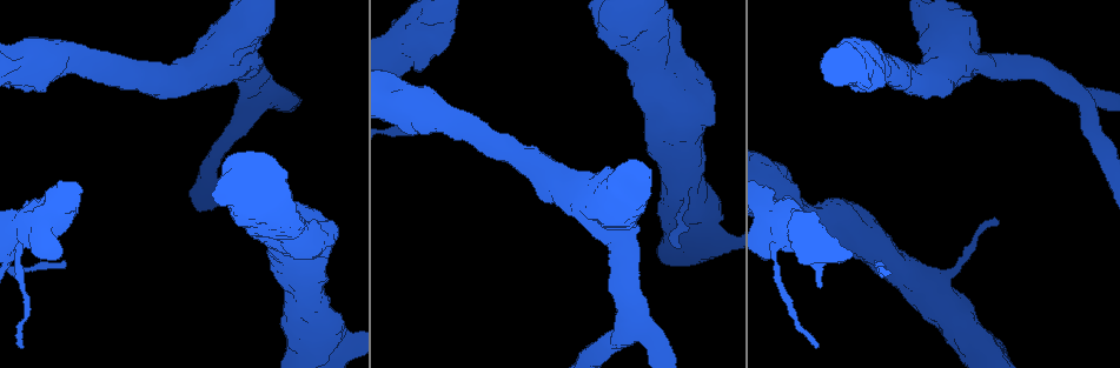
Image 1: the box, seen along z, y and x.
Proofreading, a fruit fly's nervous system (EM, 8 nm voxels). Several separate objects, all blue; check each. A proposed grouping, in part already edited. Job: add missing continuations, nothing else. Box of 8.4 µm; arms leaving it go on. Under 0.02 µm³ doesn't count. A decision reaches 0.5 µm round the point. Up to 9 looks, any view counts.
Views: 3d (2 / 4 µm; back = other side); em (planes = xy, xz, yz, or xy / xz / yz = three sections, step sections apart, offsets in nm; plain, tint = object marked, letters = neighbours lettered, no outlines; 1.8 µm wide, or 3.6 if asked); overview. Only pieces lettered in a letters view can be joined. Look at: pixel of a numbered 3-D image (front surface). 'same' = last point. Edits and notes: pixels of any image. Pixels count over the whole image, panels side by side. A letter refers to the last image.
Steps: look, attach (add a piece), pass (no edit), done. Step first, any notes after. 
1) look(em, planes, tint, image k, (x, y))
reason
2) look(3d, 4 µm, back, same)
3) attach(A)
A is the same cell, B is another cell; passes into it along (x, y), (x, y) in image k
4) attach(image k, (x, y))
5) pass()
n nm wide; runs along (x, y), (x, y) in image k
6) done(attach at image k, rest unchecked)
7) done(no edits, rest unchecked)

look(em, 3.6 µm, planes, letters, image 1, (17, 67))
branch stops here

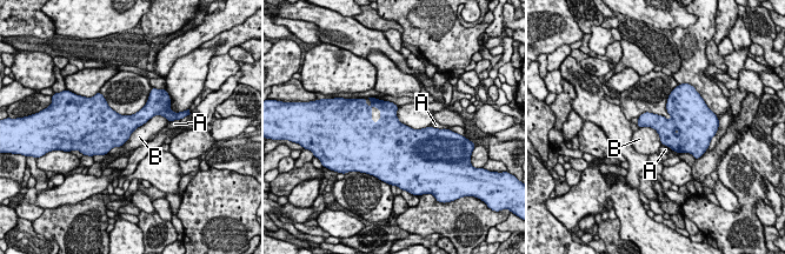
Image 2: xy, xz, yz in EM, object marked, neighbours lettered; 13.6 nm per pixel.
pass()
A and B are other cells; border along (168, 120), (153, 115), (120, 146) in image 2; none of them fits

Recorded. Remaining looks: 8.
look(3d, 4 µm, image 1, (24, 242))
sudden change in width

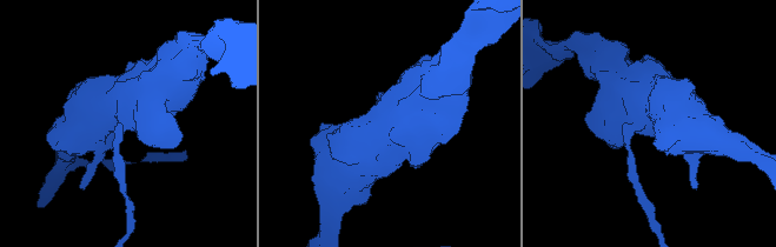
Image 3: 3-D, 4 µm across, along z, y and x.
look(em, 3.6 µm, xy, step 4, tint, image 3, (637, 121))
need the tissue

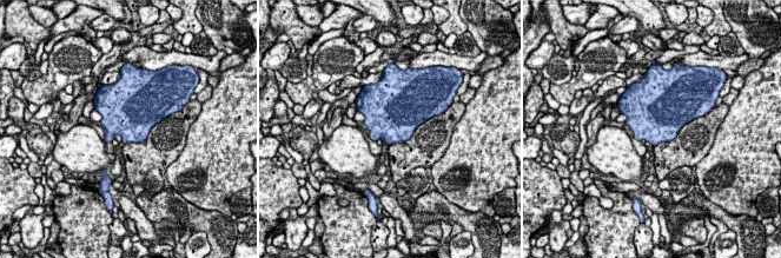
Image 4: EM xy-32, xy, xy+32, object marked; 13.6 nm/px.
look(em, 3.6 µm, planes, letters, same)

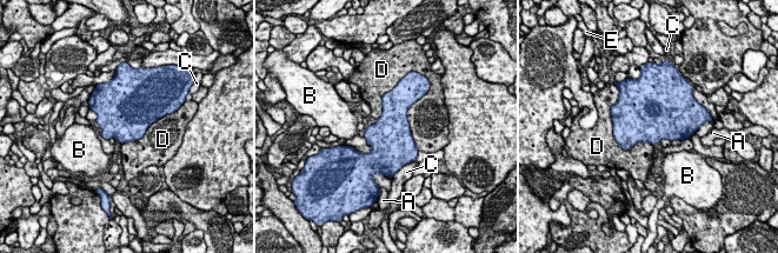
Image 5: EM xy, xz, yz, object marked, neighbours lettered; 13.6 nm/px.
pass()
A, B, C, D and E are other cells; border along (611, 117), (622, 147), (653, 146) in image 5; none of them fits

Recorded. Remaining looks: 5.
look(3d, 4 µm, image 1, (680, 247))
an open end

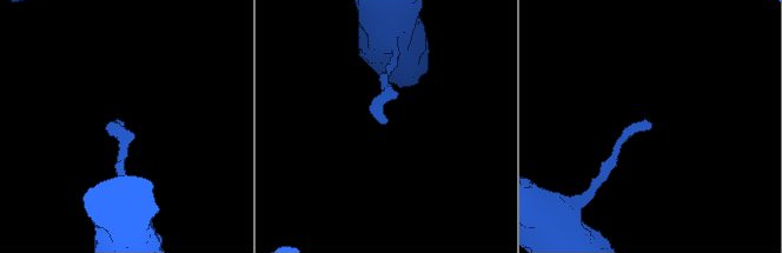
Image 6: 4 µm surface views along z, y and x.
look(em, planes, letters, image 6, (123, 122))
now the EM

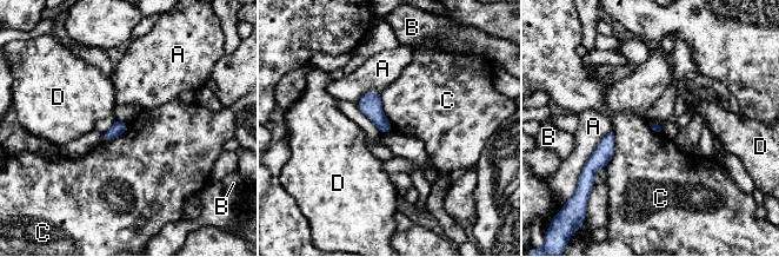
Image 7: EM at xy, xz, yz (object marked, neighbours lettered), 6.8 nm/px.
pass()
A, B, C and D are other cells; border along (380, 93), (384, 116), (393, 129) in image 7; none of them fits

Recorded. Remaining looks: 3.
look(3d, 4 µm, image 1, (237, 67))
calibre changes

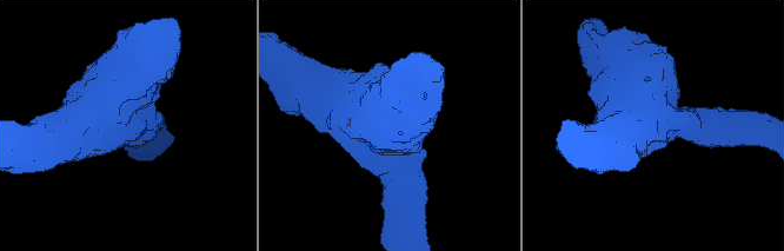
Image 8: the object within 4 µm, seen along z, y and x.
look(em, 3.6 µm, yz, step 4, plain, image 8, (127, 125))
need the tissue

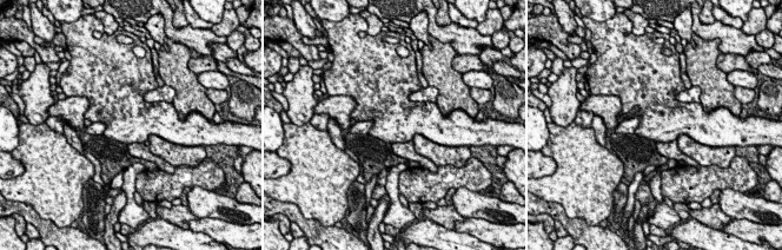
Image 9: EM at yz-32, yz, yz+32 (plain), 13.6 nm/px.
look(em, 3.6 µm, yz, step 4, letters, same)

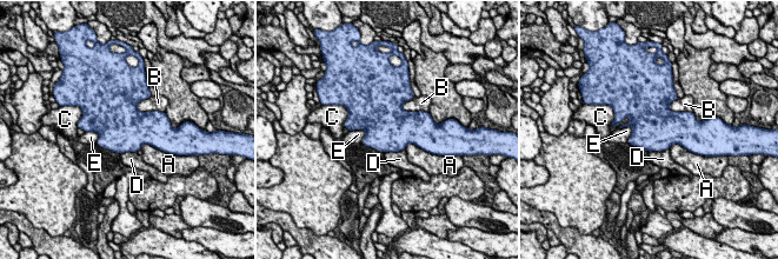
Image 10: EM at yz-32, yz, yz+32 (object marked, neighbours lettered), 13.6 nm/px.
pass()
A, B, C, D and E are other cells; none of them fits

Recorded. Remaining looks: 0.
done(no edits, rest unchecked)

